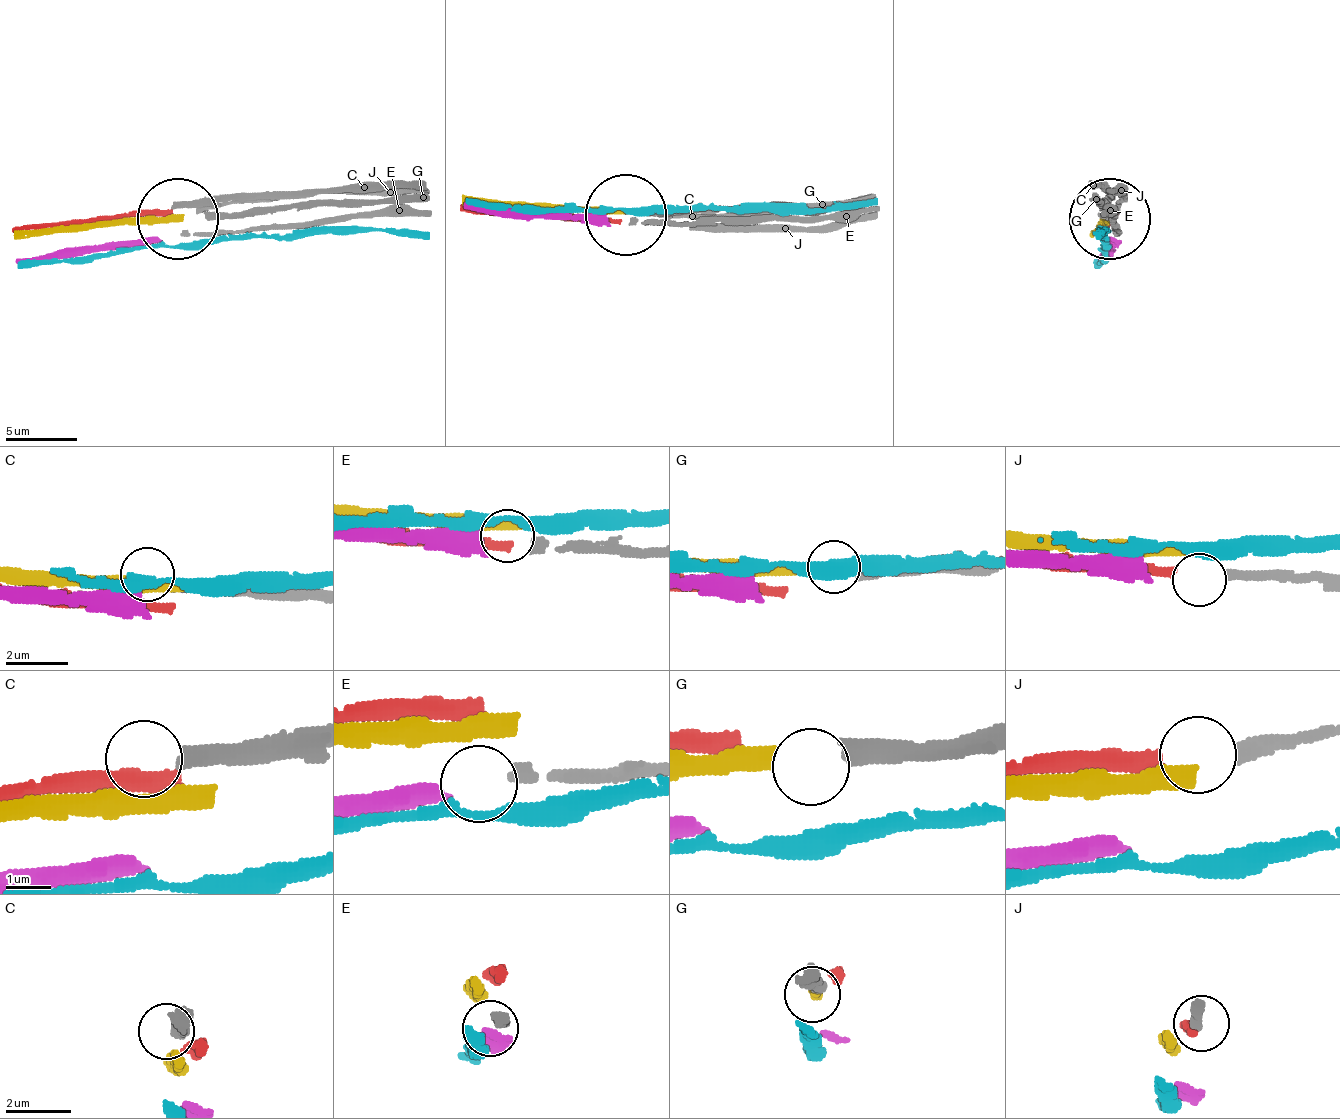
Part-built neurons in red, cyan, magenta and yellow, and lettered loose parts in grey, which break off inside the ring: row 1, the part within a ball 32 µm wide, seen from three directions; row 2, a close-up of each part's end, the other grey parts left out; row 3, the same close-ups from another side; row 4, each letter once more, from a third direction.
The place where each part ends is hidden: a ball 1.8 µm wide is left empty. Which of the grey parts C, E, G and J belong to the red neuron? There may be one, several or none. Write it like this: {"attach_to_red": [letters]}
{"attach_to_red": ["J"]}

